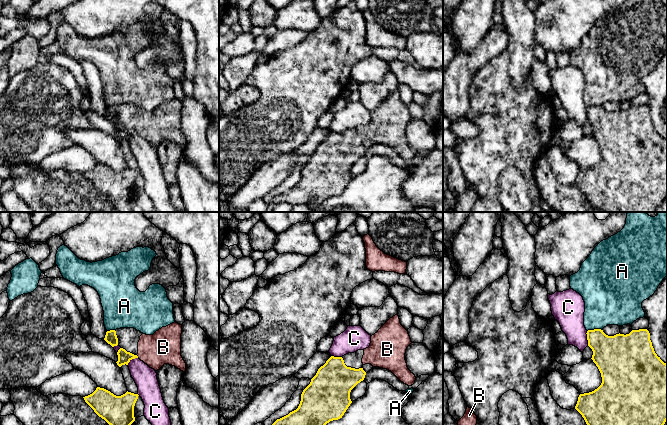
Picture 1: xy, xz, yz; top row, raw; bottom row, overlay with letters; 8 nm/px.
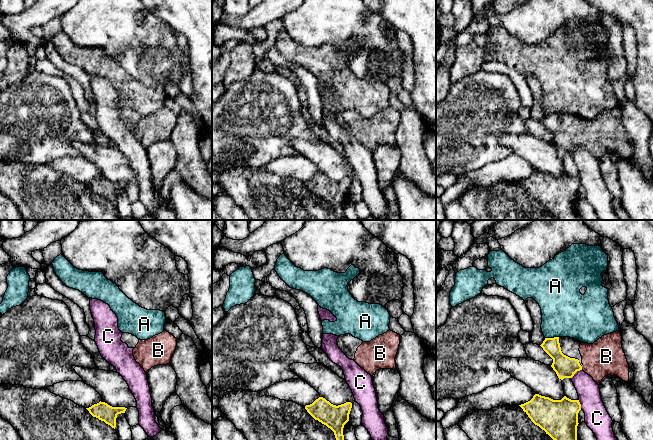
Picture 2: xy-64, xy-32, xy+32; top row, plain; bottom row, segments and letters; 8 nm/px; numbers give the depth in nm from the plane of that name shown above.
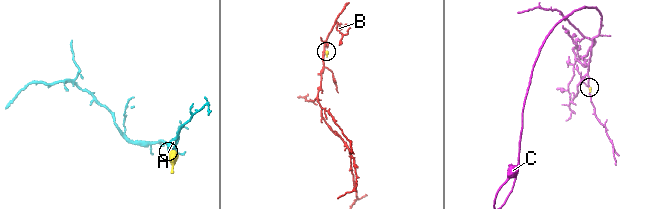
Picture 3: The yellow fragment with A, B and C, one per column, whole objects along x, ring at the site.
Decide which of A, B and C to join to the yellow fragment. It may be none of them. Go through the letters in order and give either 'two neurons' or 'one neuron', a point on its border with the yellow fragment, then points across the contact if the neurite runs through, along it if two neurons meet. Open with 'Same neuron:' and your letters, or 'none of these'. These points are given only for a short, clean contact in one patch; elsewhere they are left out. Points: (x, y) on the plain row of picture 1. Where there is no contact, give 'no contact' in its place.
Same neuron: B
A: two neurons | yz (594, 105) | along yz (601, 105), (589, 105), (587, 107)
B: one neuron | xy (137, 132) | across xy (124, 133), (137, 132), (163, 123)
C: two neurons | yz (587, 114)

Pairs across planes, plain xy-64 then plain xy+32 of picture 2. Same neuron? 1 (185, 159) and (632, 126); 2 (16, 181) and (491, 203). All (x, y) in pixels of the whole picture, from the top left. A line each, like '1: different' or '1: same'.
1: same
2: same

